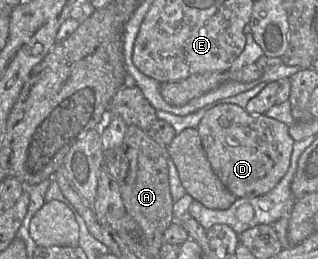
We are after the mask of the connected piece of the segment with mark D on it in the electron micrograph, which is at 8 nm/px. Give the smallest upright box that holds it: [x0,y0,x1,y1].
[197,104,295,198]

